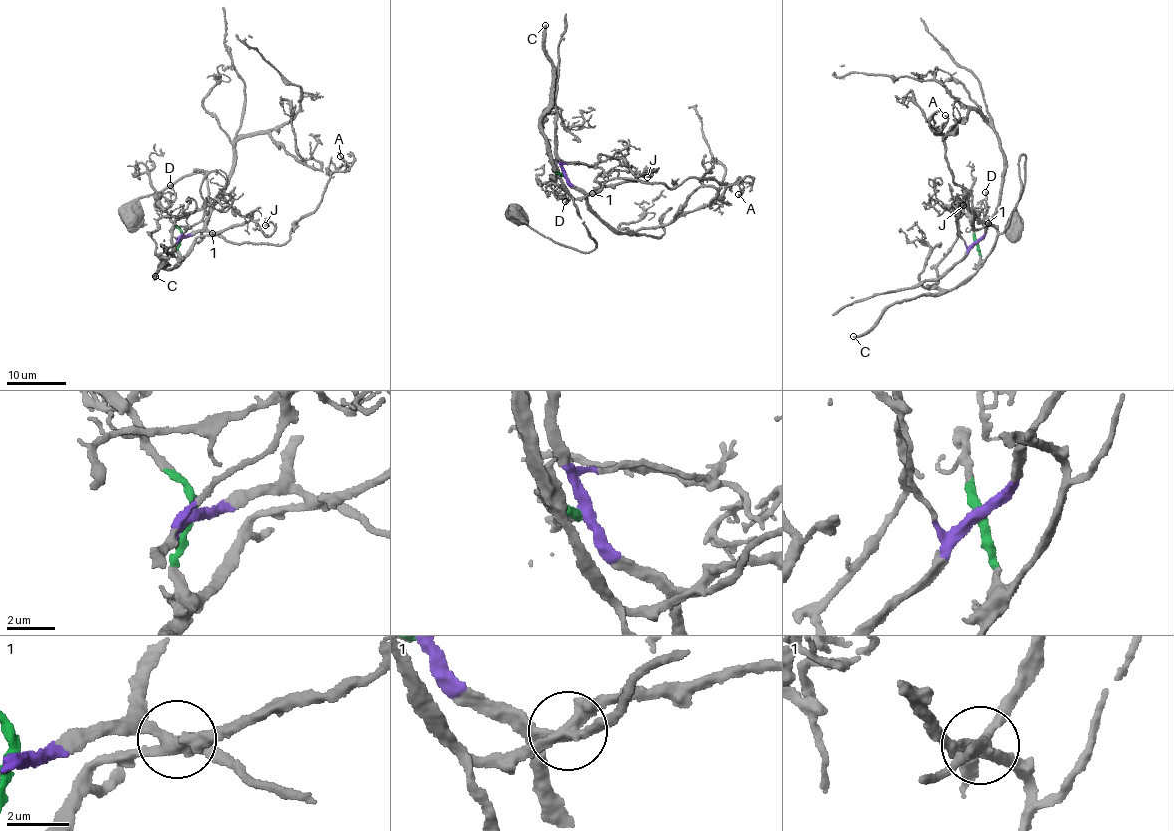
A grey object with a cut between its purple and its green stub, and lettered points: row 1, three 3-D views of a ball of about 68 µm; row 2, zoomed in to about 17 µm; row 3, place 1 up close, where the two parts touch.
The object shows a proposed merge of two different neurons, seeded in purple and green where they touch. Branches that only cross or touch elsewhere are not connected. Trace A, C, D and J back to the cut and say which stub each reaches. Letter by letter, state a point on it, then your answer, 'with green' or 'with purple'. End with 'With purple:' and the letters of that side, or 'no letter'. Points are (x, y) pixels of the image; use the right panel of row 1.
A: place (945, 115); with purple
C: place (853, 336); with green
D: place (985, 192); with green
J: place (963, 205); with green
With purple: A

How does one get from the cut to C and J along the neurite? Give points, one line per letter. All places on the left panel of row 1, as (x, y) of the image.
C: (182, 237), (175, 266), (166, 269), (160, 264), (166, 265), (164, 261), (155, 275), (156, 278), (155, 276)
J: (182, 237), (181, 257), (198, 237), (248, 222), (250, 215), (270, 235), (274, 226), (265, 225)

